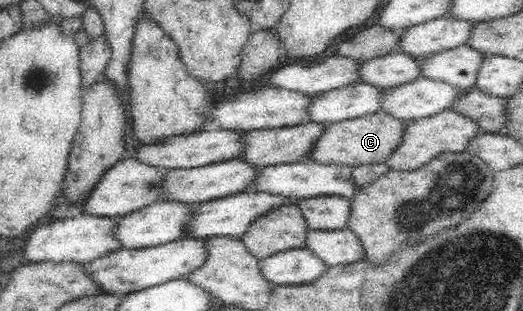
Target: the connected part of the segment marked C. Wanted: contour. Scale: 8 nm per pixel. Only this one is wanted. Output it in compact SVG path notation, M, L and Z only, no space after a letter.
M378 111L376 113L363 115L354 119L345 119L345 120L334 122L331 124L328 123L328 125L326 126L326 131L324 131L324 137L322 137L322 139L320 139L318 143L316 143L316 146L318 147L315 147L311 151L311 154L309 155L309 159L312 159L314 161L319 161L320 163L326 163L326 161L328 162L331 161L332 163L339 163L340 165L350 165L353 167L366 165L370 163L382 163L386 161L389 155L392 155L393 151L396 151L396 149L400 147L400 143L404 143L404 131L408 131L408 126L410 122L413 122L413 120L406 121L405 119L398 119L395 115L390 115L388 112Z

